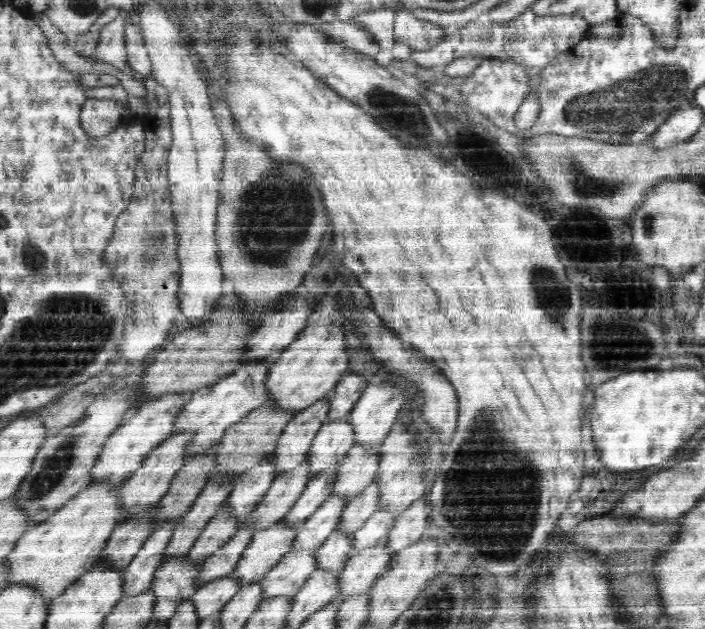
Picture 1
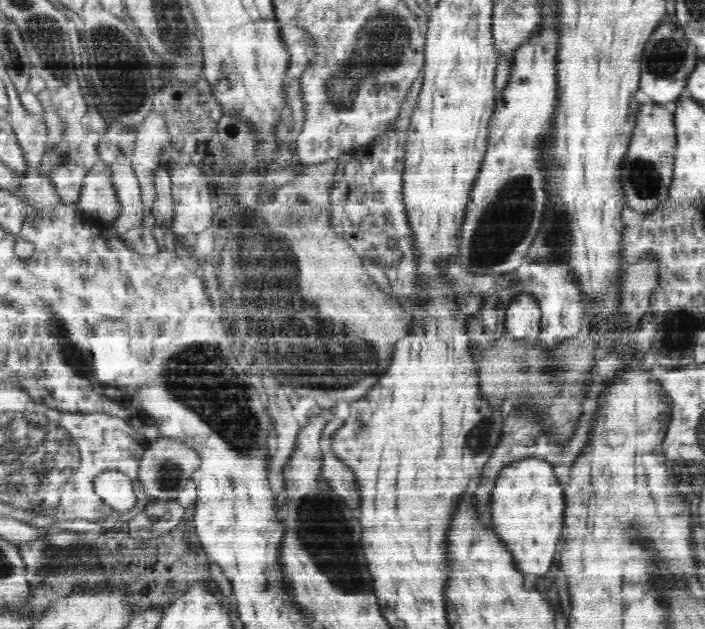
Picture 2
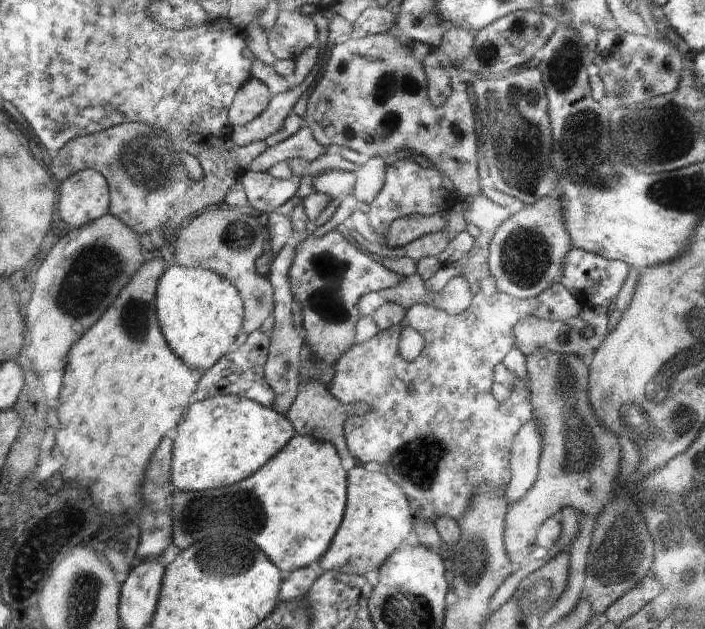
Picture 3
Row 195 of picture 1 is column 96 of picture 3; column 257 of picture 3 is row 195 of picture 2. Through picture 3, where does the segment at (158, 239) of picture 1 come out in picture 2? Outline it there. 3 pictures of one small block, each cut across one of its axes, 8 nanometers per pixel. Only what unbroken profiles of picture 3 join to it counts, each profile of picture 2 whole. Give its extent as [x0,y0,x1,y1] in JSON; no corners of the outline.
[131,112,170,207]

